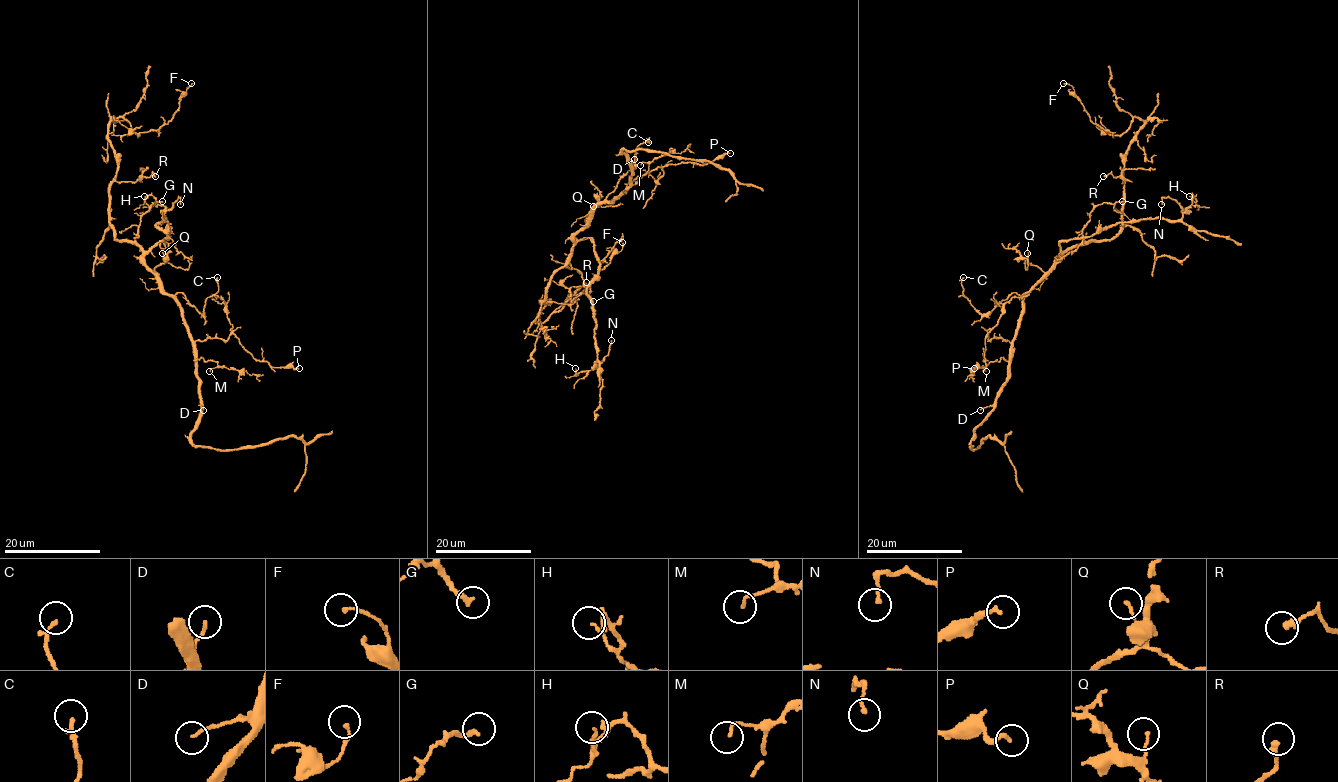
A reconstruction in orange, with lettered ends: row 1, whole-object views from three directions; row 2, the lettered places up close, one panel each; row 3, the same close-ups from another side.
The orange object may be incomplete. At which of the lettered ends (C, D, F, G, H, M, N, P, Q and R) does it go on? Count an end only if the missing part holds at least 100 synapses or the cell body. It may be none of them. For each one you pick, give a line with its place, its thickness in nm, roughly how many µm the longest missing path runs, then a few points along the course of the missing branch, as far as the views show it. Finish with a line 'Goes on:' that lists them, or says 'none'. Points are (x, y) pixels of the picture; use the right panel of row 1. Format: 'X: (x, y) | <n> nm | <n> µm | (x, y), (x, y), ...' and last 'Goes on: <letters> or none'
Goes on: none

